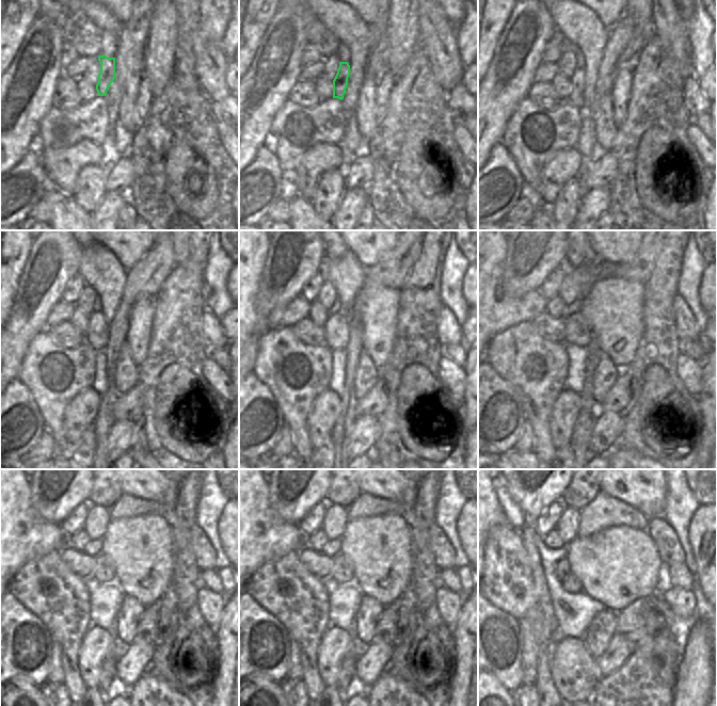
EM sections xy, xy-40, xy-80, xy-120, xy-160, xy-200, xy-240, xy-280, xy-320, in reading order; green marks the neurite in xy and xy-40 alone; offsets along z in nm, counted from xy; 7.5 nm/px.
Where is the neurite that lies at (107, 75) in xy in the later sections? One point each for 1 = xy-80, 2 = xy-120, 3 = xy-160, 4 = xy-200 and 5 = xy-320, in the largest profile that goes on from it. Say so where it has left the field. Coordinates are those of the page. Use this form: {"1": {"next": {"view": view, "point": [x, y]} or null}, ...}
{"1": {"next": {"view": "xy-80", "point": [577, 80]}}, "2": {"next": {"view": "xy-120", "point": [97, 336]}}, "3": {"next": {"view": "xy-160", "point": [336, 330]}}, "4": {"next": {"view": "xy-200", "point": [578, 332]}}, "5": {"next": {"view": "xy-320", "point": [572, 584]}}}

